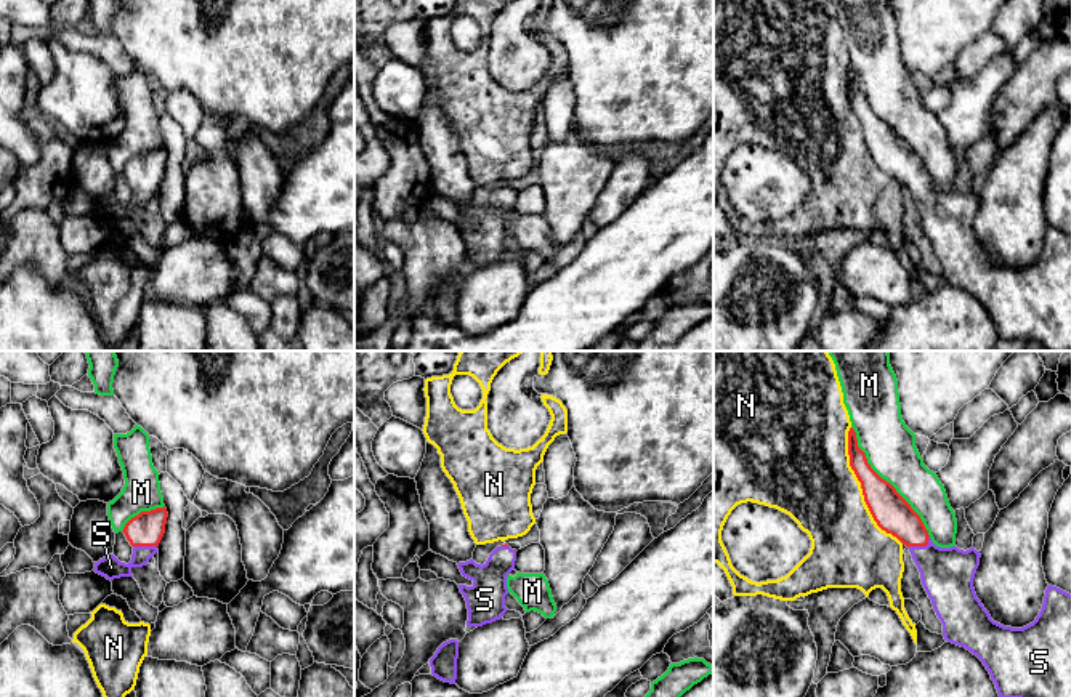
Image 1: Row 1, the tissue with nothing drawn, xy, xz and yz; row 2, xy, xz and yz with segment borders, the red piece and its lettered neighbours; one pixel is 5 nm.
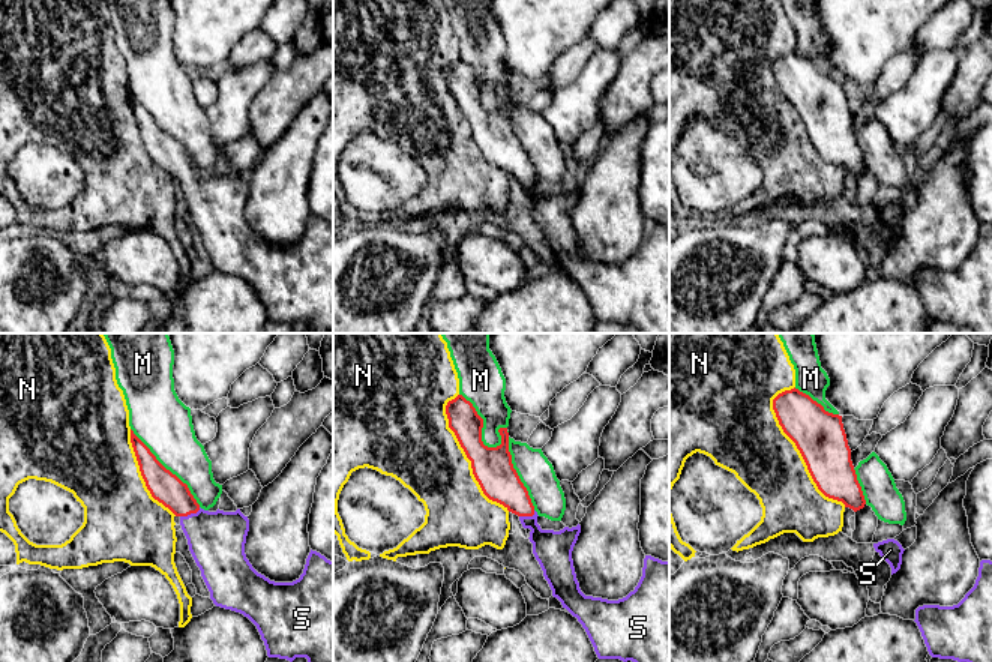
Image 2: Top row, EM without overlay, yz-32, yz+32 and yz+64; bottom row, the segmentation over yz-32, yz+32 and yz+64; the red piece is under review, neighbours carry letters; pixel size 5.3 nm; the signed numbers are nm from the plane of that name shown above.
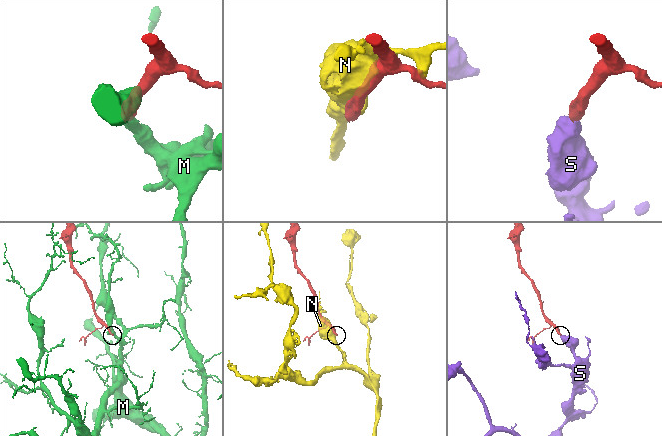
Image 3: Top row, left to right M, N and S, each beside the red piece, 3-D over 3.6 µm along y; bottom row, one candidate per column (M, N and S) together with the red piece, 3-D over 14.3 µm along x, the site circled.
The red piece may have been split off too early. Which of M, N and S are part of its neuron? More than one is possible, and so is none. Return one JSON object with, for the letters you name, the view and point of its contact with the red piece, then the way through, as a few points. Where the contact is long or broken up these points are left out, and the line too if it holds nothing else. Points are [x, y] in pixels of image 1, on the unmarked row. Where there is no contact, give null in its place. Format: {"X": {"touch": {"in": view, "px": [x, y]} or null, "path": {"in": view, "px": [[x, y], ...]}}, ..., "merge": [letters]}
{"S": {"touch": {"in": "yz", "px": [921, 186]}, "path": {"in": "yz", "px": [[892, 154], [921, 186], [946, 215]]}}, "merge": ["S"]}

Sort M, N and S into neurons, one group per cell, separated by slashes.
M / N / S

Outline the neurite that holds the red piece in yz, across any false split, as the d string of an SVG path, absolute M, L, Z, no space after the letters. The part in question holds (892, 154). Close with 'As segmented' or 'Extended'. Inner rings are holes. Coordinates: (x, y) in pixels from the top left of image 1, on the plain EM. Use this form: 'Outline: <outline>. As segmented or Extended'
Outline: M853 69L848 72L848 96L874 162L909 189L922 226L943 264L944 280L965 288L983 303L1000 340L1037 341L1044 351L1071 351L1071 236L1049 226L1042 250L1033 264L1012 269L994 263L973 229L980 192L973 187L967 192L936 187L920 157L871 109L866 95L858 88Z. Extended

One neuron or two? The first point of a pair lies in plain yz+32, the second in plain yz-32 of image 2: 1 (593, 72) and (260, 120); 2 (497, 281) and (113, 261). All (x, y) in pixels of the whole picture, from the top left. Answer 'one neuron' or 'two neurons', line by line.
1: two neurons
2: one neuron

